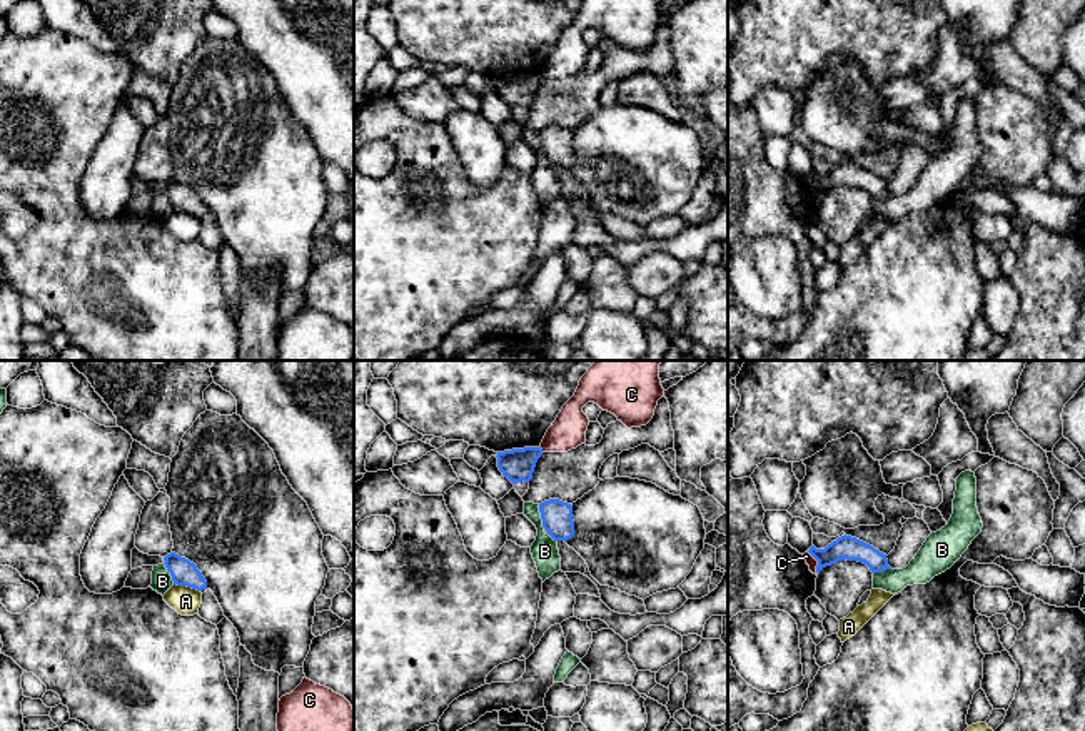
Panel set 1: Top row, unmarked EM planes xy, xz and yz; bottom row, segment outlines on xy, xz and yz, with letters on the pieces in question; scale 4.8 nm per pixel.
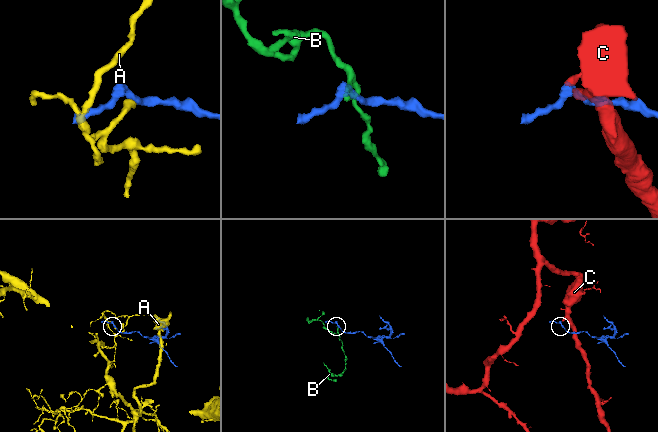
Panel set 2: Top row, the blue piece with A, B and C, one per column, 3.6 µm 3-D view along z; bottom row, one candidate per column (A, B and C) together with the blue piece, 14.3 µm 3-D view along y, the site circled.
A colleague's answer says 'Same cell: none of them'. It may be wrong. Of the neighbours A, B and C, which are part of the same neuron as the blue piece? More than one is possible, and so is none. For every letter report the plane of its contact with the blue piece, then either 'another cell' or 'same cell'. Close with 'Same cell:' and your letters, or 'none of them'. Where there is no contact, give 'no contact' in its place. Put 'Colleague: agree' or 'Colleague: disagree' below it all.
A: xy | another cell
B: xz | another cell
C: yz | another cell
Same cell: none of them
Colleague: agree

